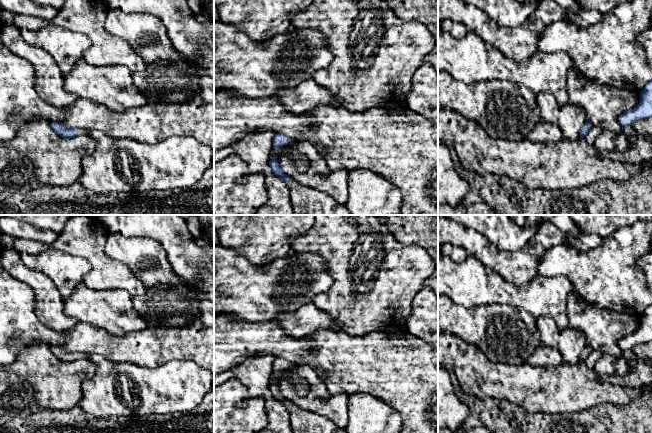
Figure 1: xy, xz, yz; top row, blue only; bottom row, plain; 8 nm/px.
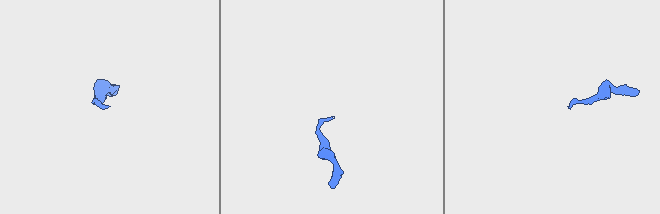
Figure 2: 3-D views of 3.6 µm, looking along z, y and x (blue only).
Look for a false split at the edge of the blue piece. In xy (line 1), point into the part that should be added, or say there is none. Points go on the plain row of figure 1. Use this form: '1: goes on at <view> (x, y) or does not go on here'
1: goes on at xy (80, 355)

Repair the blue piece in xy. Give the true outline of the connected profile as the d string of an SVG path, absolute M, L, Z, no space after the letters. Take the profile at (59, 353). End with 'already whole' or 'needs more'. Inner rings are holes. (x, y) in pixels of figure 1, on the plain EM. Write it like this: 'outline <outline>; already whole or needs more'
outline M52 346L52 347L50 347L50 349L51 349L51 352L58 359L60 359L63 362L72 362L72 361L75 361L77 359L82 359L82 358L86 357L86 354L84 354L84 353L80 353L80 352L67 353L67 352L64 352L62 349L56 347L56 346Z; needs more

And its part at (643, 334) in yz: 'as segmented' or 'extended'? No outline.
as segmented

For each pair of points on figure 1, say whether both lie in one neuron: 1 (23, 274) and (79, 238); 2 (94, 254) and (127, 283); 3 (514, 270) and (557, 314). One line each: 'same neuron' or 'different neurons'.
1: different neurons
2: same neuron
3: different neurons

